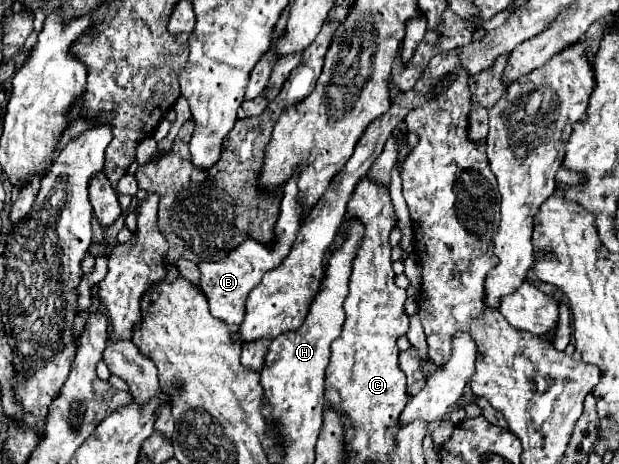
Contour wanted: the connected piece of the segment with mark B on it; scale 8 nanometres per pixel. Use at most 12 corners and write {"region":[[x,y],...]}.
{"region":[[297,180],[283,188],[275,242],[247,238],[219,262],[201,262],[199,284],[215,318],[239,326],[243,302],[279,266],[305,206]]}

